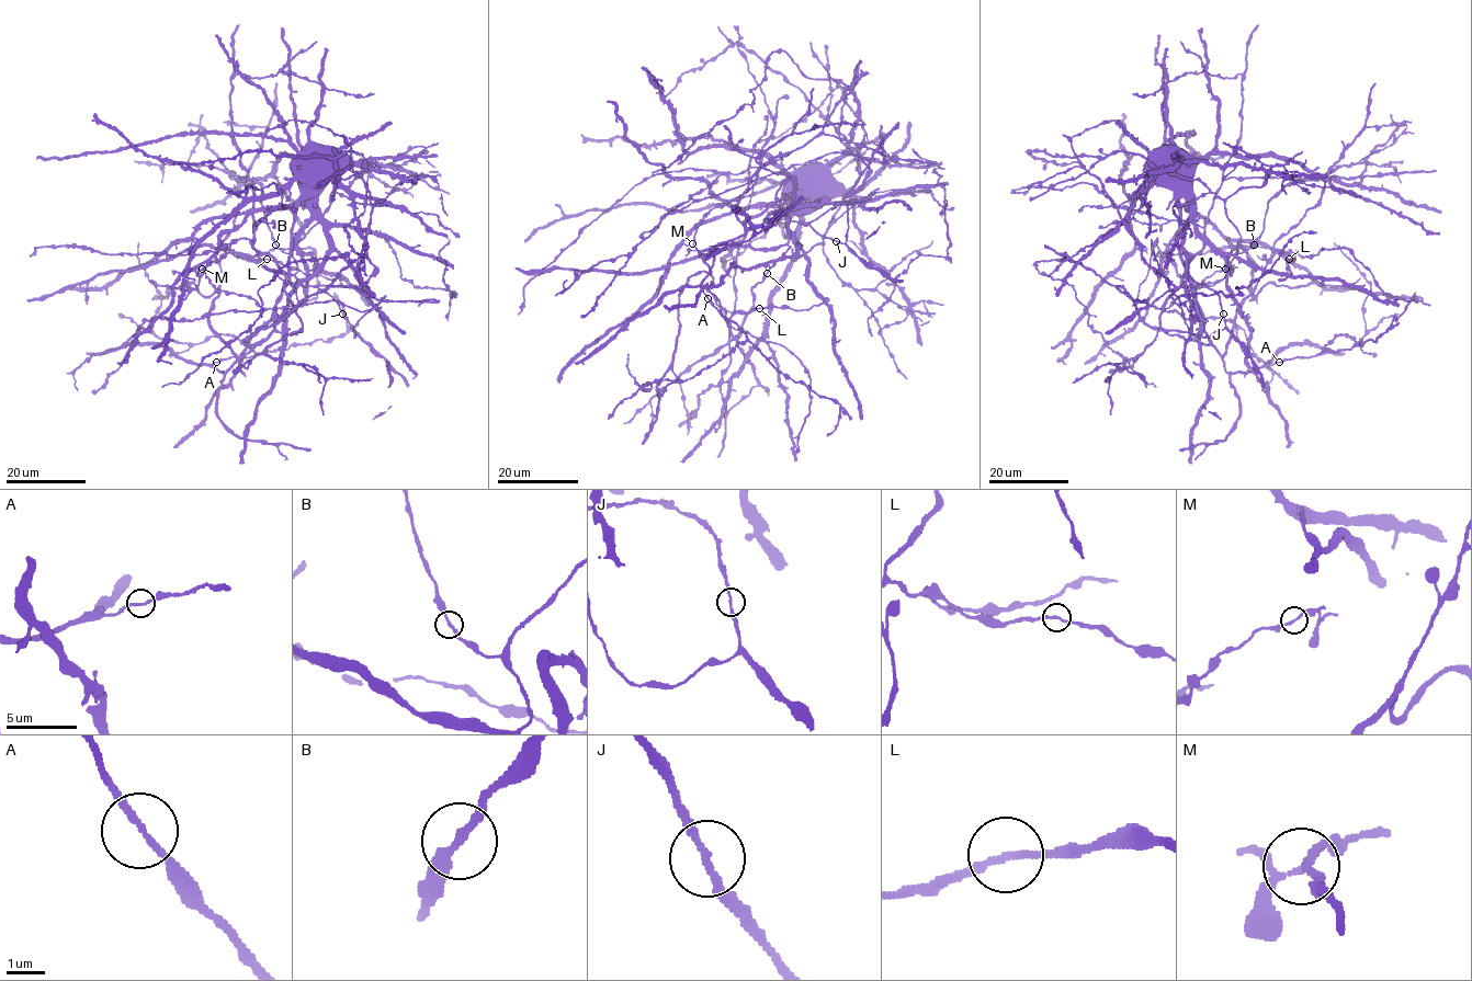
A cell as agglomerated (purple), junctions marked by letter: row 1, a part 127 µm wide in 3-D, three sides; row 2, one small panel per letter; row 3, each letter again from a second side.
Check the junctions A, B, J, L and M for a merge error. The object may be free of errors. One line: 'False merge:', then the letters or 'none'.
False merge: none

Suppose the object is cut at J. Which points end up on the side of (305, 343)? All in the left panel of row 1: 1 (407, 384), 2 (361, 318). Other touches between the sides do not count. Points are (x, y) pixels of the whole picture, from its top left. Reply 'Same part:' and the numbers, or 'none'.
Same part: none

